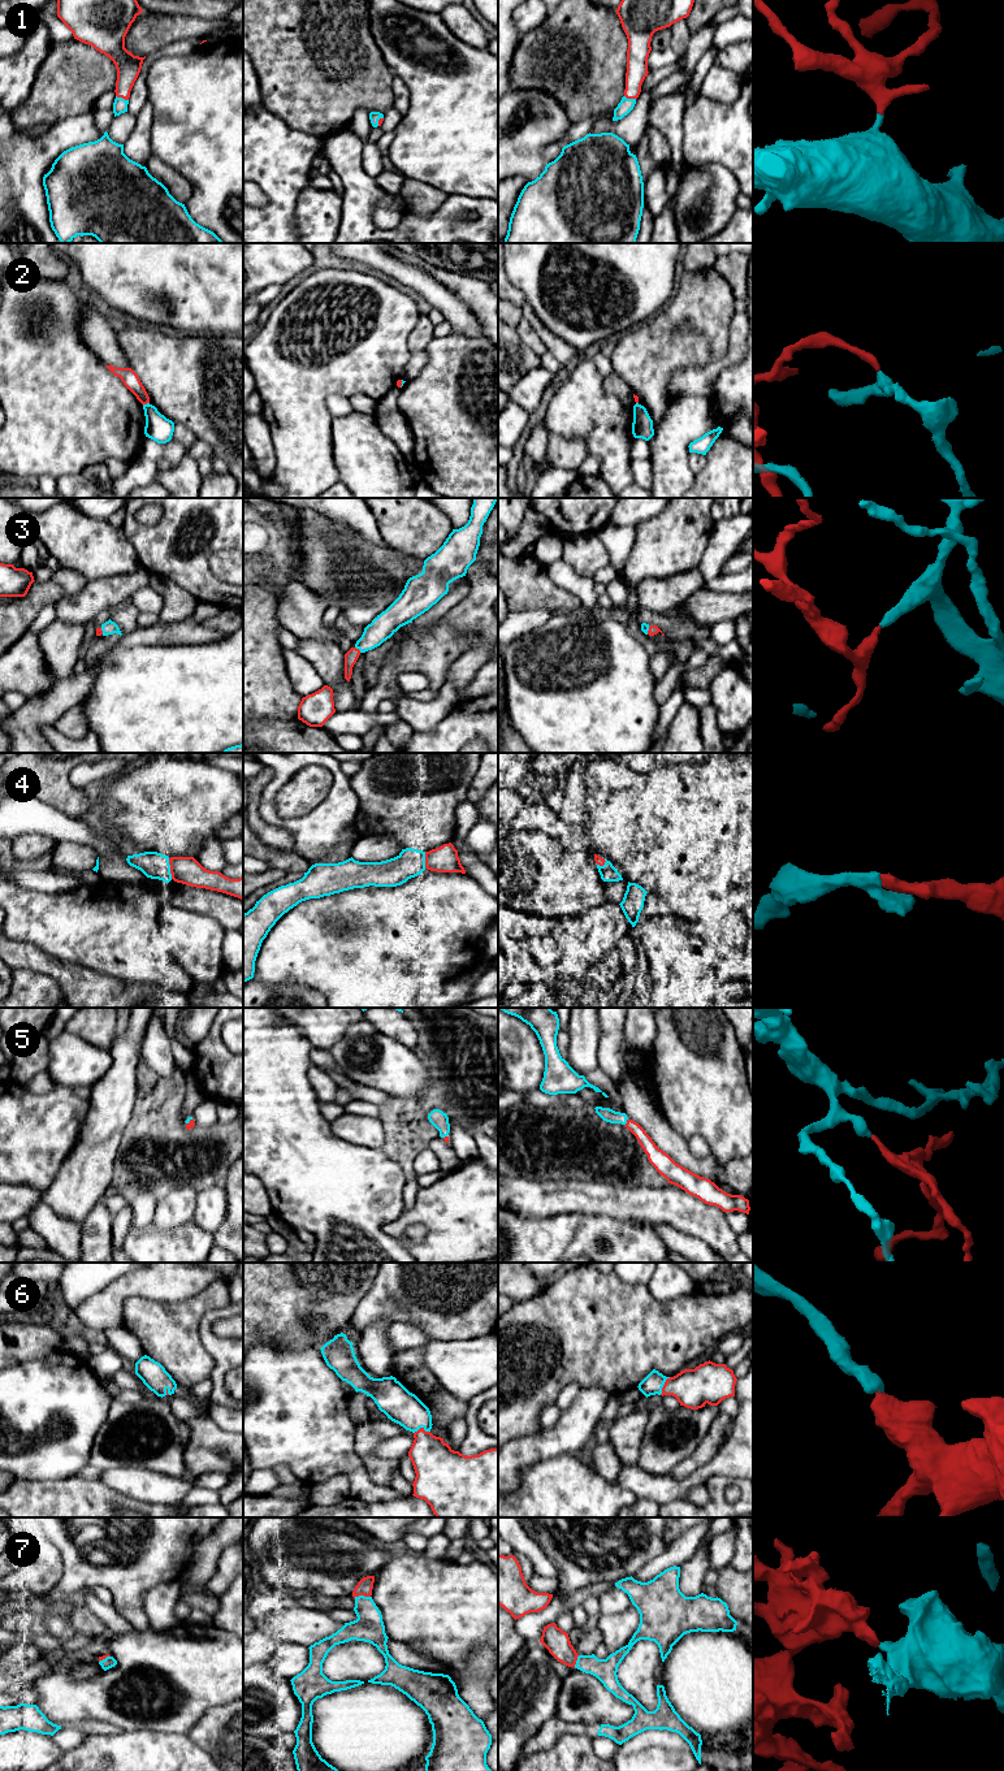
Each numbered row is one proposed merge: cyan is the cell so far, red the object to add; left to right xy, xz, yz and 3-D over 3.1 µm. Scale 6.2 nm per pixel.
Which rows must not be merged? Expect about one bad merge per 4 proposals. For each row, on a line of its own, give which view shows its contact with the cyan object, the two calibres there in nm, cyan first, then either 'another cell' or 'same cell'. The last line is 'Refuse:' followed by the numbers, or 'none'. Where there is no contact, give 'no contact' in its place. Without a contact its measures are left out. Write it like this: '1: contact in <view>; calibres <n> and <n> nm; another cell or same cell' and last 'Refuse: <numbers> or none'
1: contact in xy; calibres 90 and 150 nm; same cell
2: contact in xy; calibres 160 and 100 nm; another cell
3: contact in xz; calibres 150 and 80 nm; same cell
4: contact in xy; calibres 170 and 170 nm; same cell
5: contact in yz; calibres 90 and 90 nm; same cell
6: contact in yz; calibres 120 and 240 nm; same cell
7: contact in xz; calibres 180 and 100 nm; same cell
Refuse: 2

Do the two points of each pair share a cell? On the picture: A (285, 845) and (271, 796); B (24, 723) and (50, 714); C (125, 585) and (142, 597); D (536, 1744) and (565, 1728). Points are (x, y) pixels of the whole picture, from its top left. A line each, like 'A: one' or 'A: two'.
A: two
B: one
C: two
D: one

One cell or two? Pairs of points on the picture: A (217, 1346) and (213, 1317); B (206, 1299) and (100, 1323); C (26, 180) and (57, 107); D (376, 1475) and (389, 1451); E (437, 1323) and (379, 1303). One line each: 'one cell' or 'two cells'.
A: one cell
B: two cells
C: two cells
D: two cells
E: one cell

